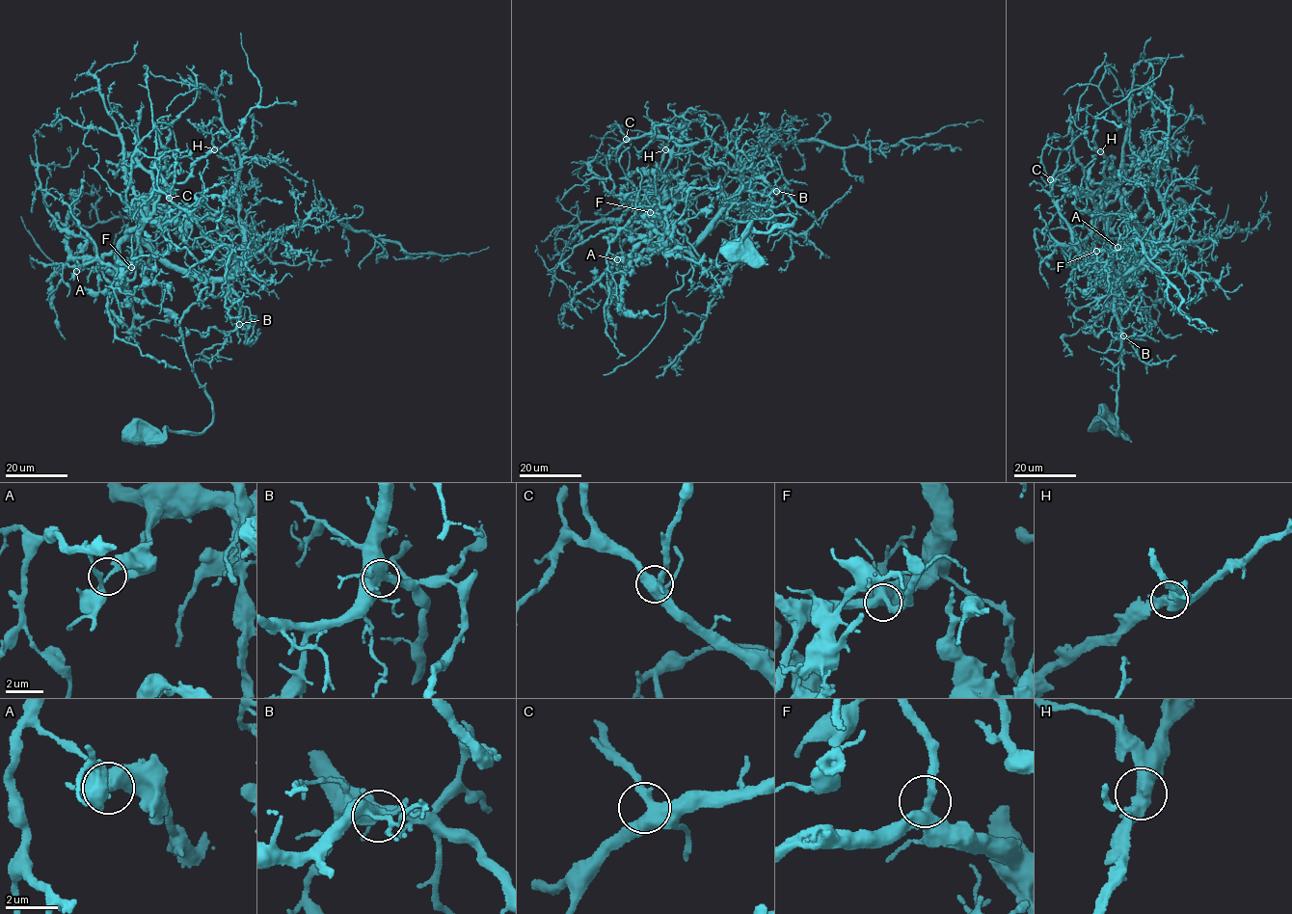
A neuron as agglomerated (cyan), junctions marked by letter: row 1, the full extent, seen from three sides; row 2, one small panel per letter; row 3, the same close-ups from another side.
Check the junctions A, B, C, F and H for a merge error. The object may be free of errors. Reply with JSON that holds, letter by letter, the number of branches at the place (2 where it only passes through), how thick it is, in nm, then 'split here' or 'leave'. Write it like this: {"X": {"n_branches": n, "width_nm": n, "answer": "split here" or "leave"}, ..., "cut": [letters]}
{"A": {"n_branches": 2, "width_nm": 260, "answer": "split here"}, "B": {"n_branches": 3, "width_nm": 420, "answer": "leave"}, "C": {"n_branches": 3, "width_nm": 460, "answer": "leave"}, "F": {"n_branches": 3, "width_nm": 340, "answer": "leave"}, "H": {"n_branches": 2, "width_nm": 550, "answer": "leave"}, "cut": ["A"]}

